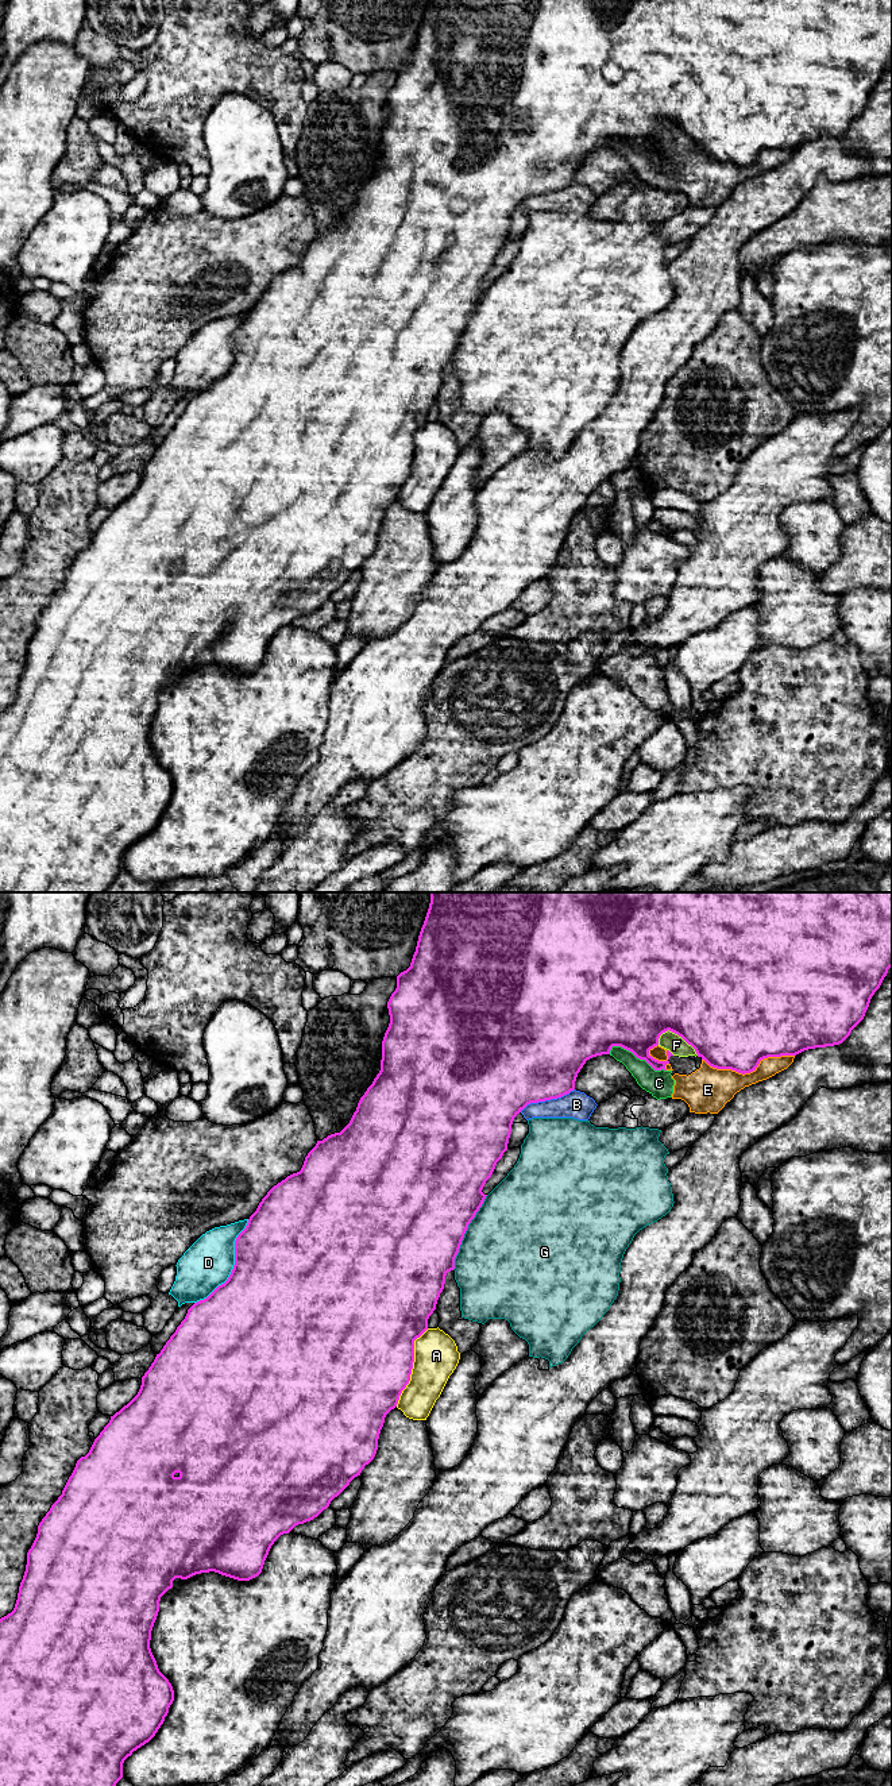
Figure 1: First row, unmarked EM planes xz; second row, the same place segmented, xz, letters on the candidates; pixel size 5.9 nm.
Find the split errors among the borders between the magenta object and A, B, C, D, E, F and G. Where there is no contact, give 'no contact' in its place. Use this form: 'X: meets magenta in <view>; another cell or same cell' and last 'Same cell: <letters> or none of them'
A: meets magenta in xz; another cell
B: meets magenta in xz; another cell
C: meets magenta in xz; another cell
D: meets magenta in xz; another cell
E: meets magenta in xz; another cell
F: meets magenta in xz; another cell
G: meets magenta in xz; another cell
Same cell: none of them

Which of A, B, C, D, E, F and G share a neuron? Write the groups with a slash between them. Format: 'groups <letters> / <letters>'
groups A / B / C E F / D / G

